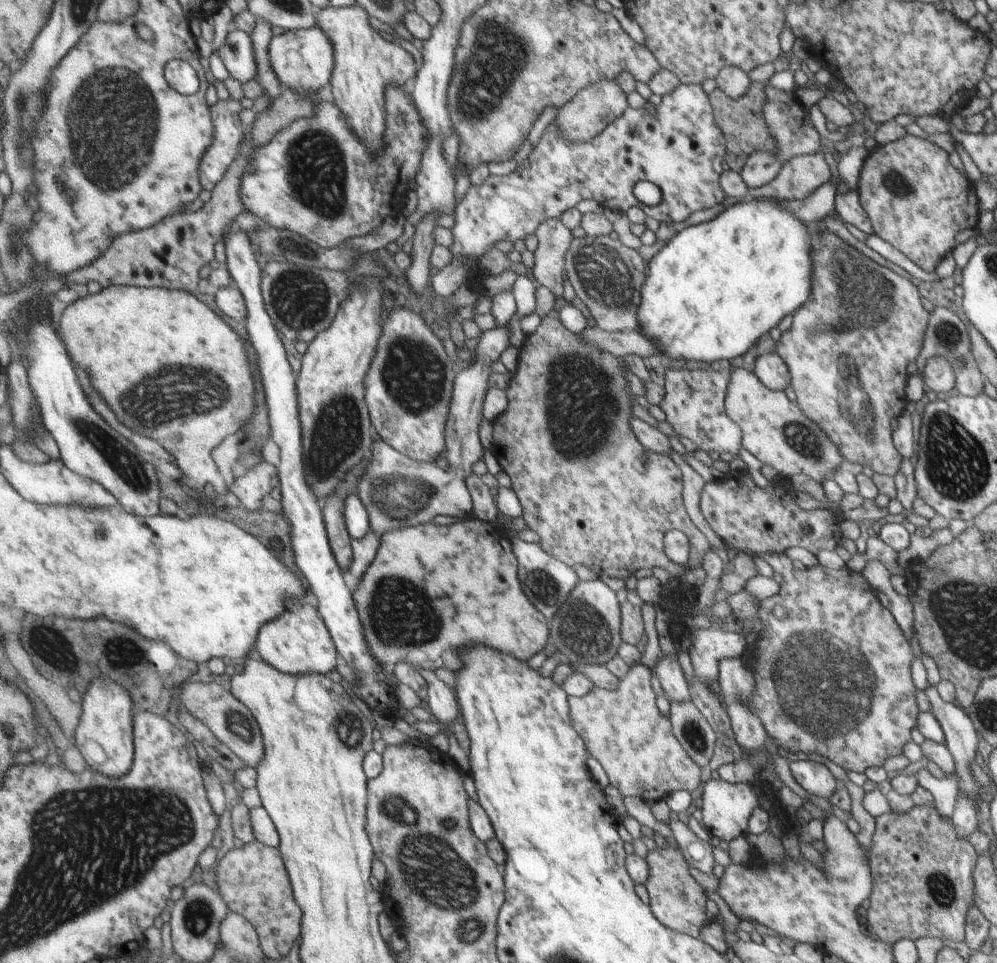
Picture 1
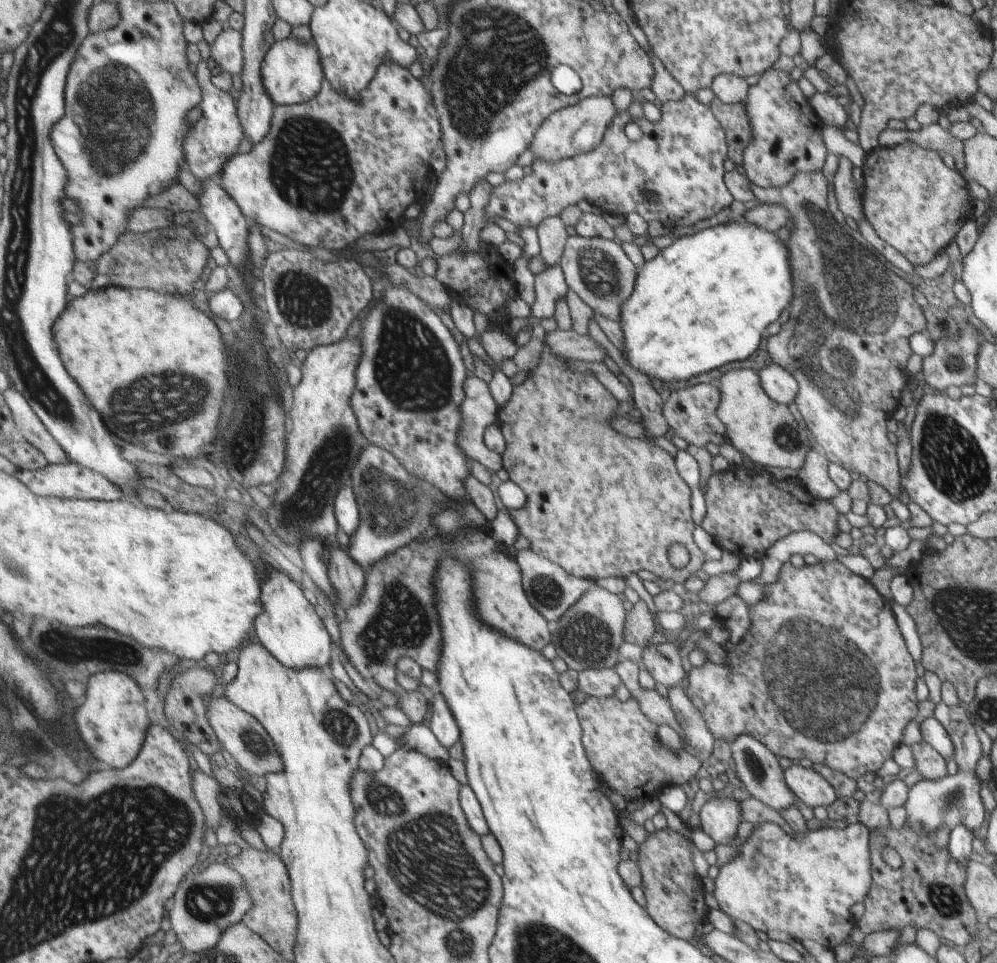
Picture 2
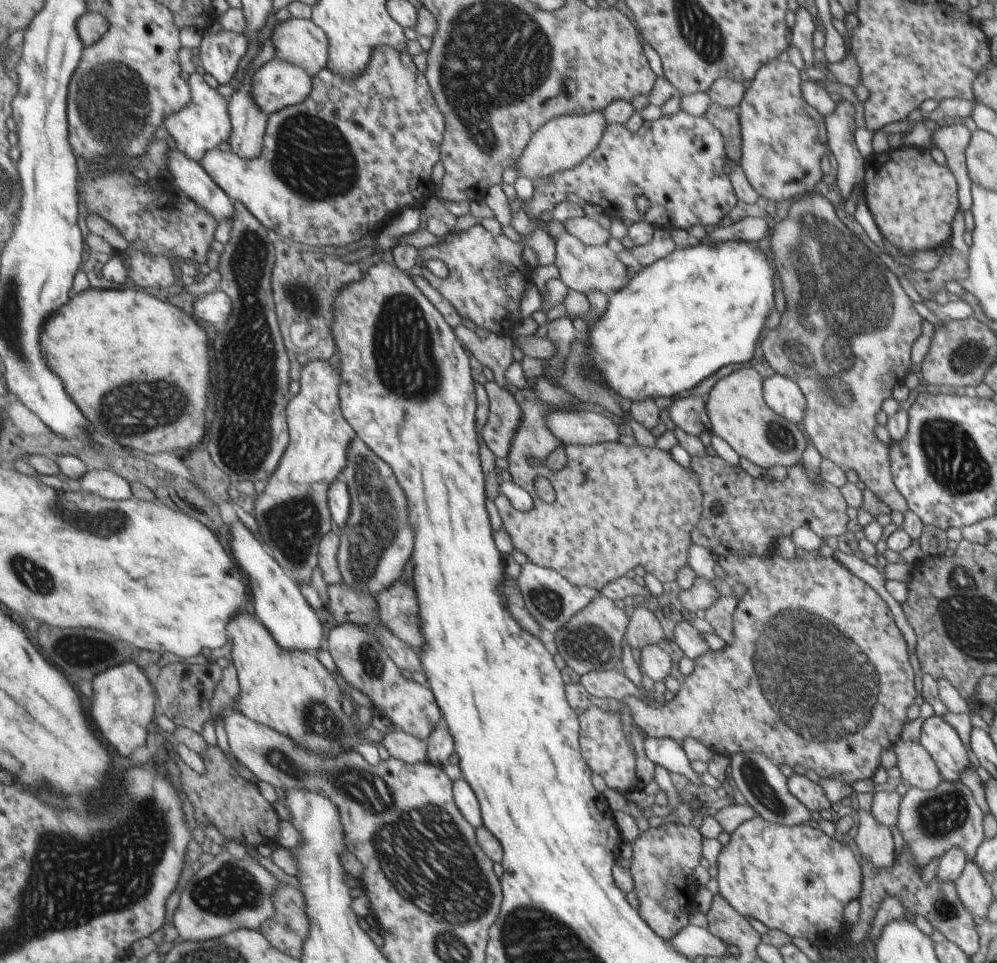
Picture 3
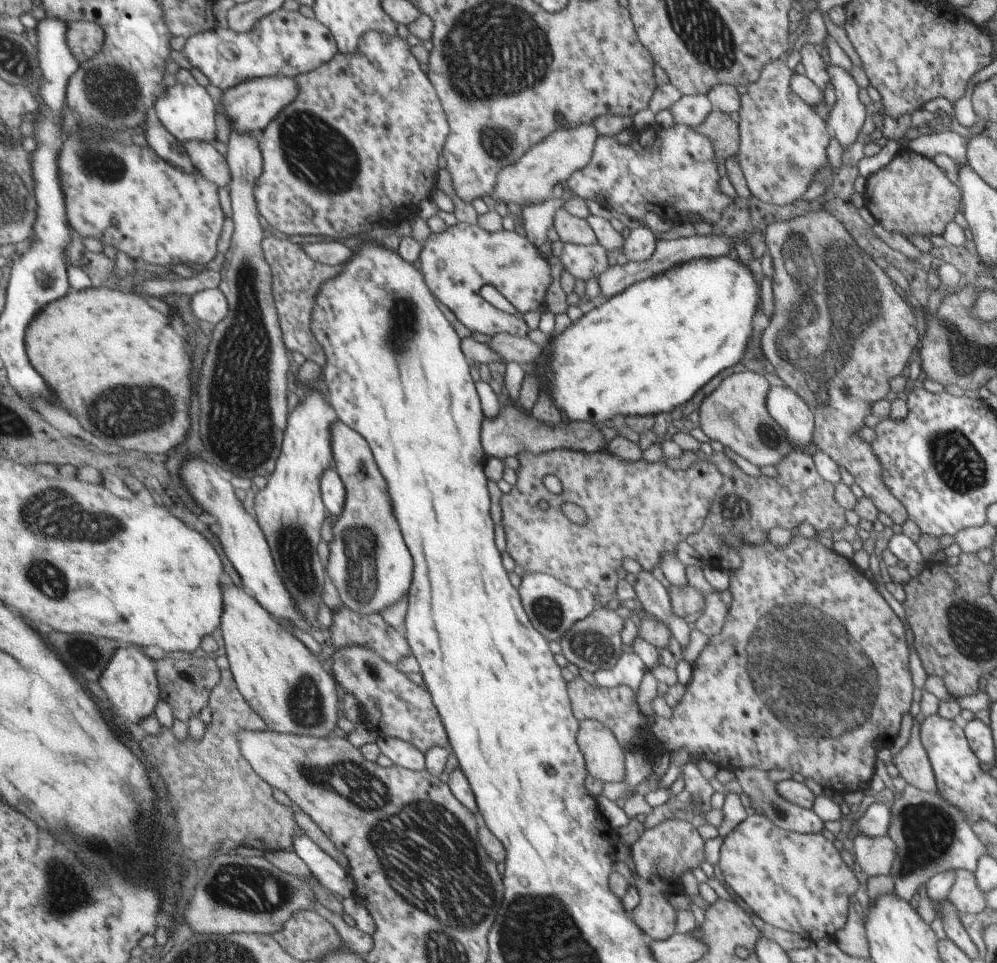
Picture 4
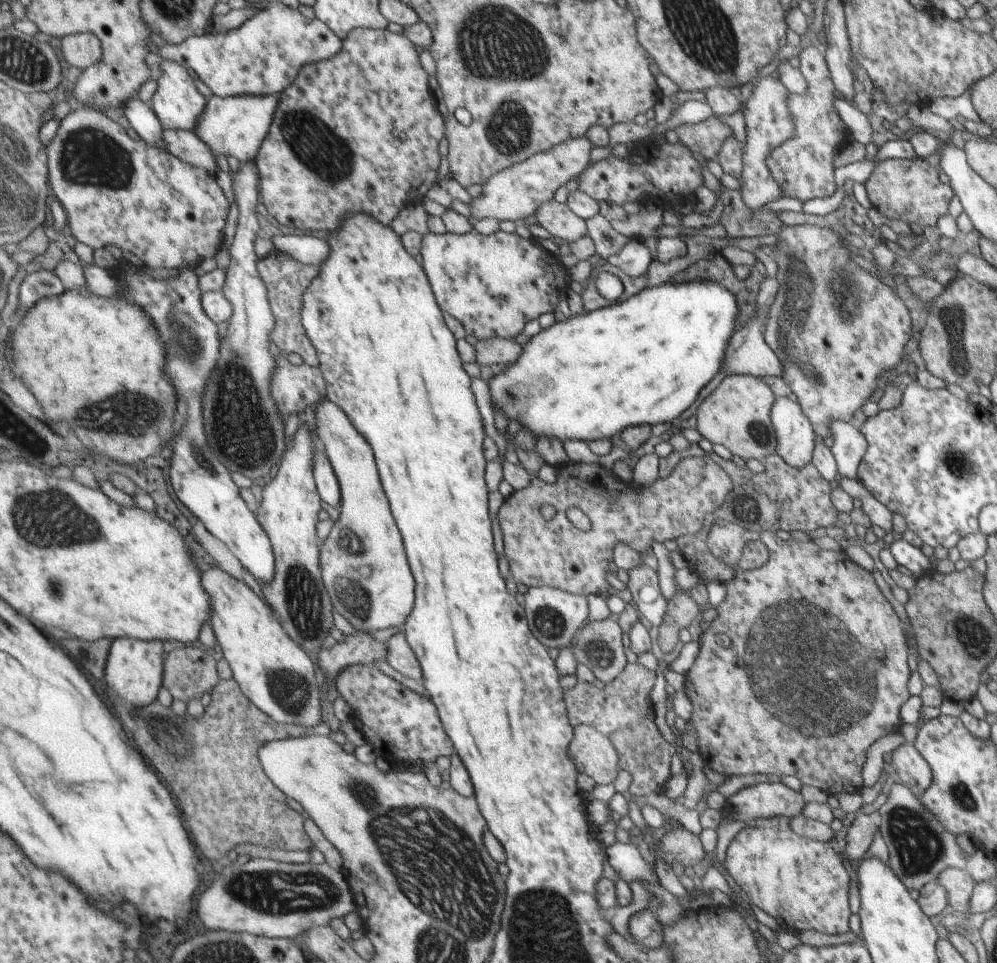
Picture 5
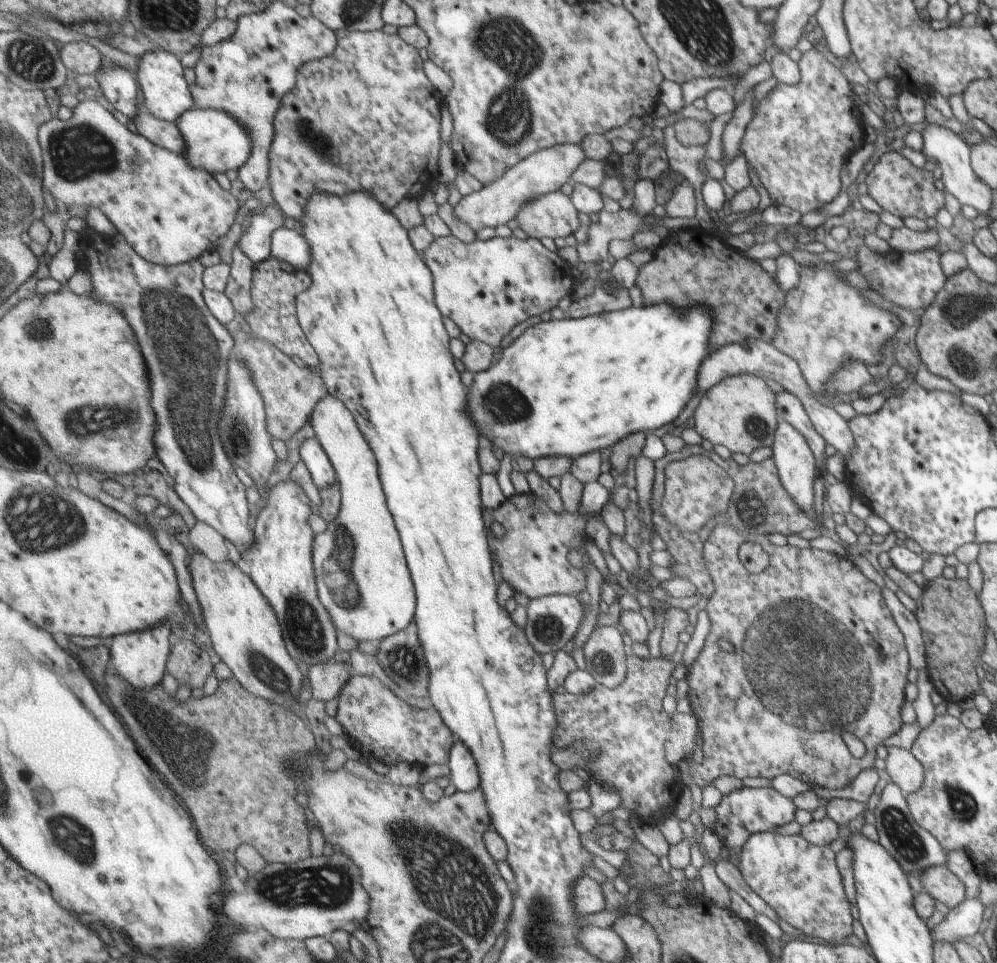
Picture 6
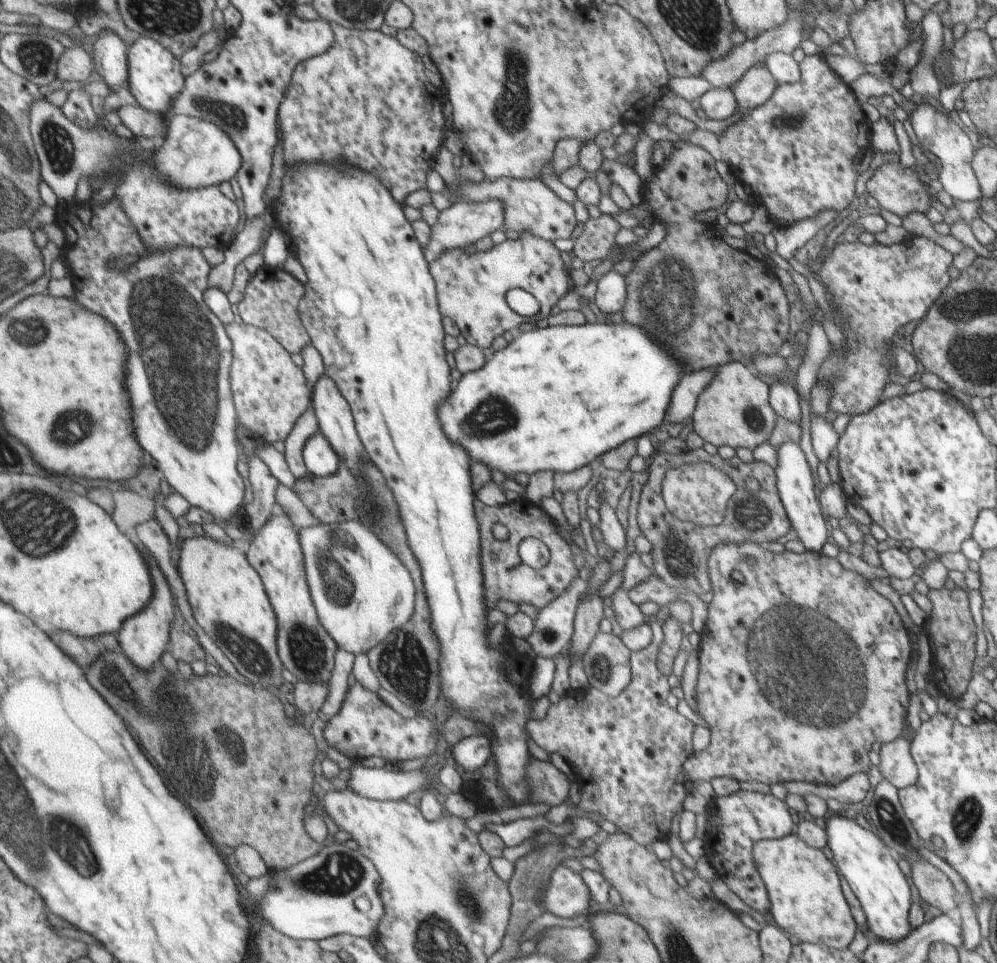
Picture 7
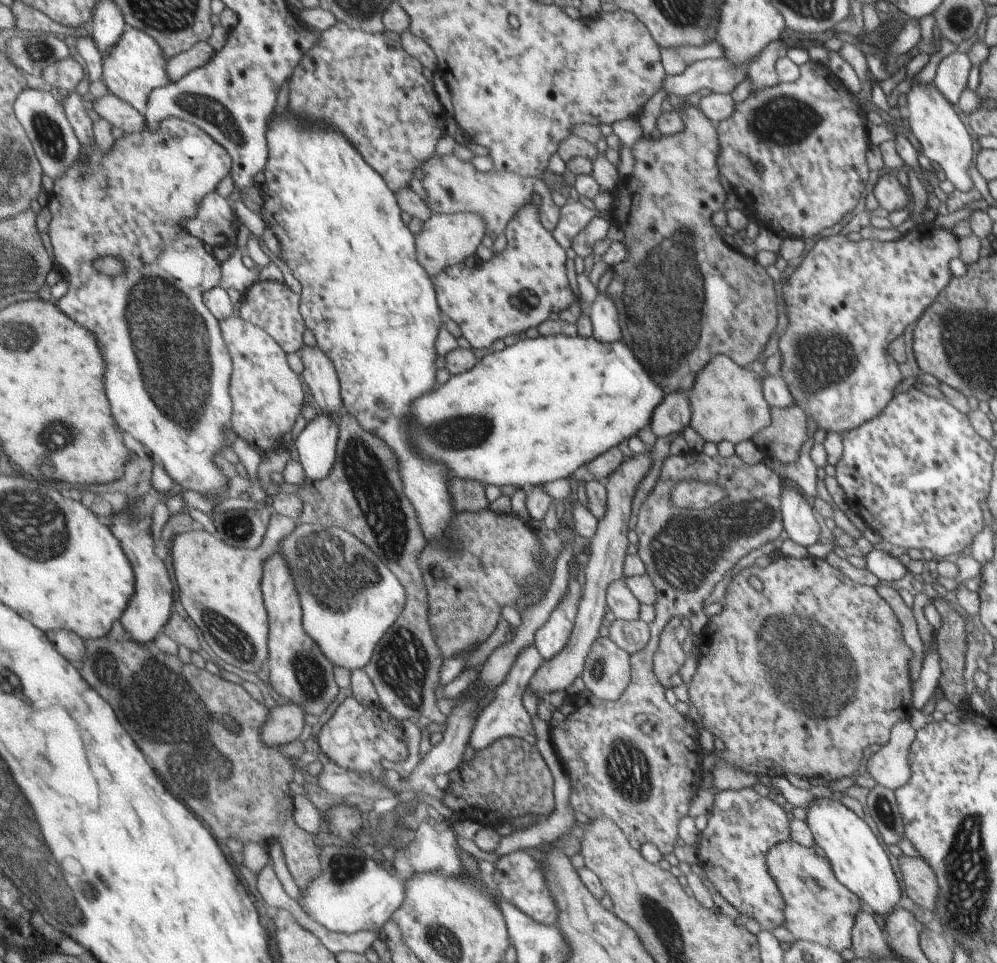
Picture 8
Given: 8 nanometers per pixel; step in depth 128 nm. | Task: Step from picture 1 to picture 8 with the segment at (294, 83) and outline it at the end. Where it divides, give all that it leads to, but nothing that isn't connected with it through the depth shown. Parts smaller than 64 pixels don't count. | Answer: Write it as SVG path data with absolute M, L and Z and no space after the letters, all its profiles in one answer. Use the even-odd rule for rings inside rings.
M169 117L163 120L160 127L156 129L149 127L147 122L147 127L139 135L137 135L137 132L124 133L122 137L113 140L112 147L106 153L95 143L90 152L90 160L85 158L85 151L80 151L80 156L62 177L53 181L54 187L48 196L47 207L52 214L48 227L53 245L52 255L54 255L56 266L64 273L70 286L67 294L61 300L54 301L66 315L69 315L77 323L87 326L87 328L93 328L93 332L97 332L97 337L101 340L100 350L104 353L105 360L109 364L109 376L105 376L105 384L107 384L105 390L109 392L109 400L113 400L113 416L115 416L121 430L127 431L133 438L142 443L145 449L154 457L154 460L157 460L169 476L173 478L173 482L178 482L182 489L193 490L201 494L211 494L211 496L217 494L220 498L224 498L226 497L227 476L213 464L213 456L219 454L219 450L225 448L225 442L223 442L225 434L221 432L221 426L229 427L229 424L231 424L233 402L231 402L231 396L229 396L229 382L231 382L231 372L233 372L234 364L228 344L224 339L223 330L220 327L220 320L209 310L204 301L204 295L212 288L219 286L222 279L222 269L217 258L207 252L204 241L186 231L184 224L198 215L203 199L208 194L214 193L217 190L217 184L227 174L231 174L232 156L221 143L217 142L201 127L177 117ZM105 256L119 258L125 266L125 274L108 276L97 272L93 268L93 264L95 264L97 258L105 258ZM143 276L161 276L167 282L165 280L149 280L149 278L143 280Z

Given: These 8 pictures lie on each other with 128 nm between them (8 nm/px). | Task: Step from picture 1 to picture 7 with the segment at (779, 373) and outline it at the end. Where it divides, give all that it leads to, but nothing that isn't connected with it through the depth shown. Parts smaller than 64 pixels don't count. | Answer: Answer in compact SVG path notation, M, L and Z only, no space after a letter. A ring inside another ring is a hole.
M784 442L776 448L777 455L777 488L780 492L780 500L790 528L795 532L797 539L801 541L806 551L819 553L821 546L826 542L827 530L824 517L815 499L814 485L811 481L811 472L805 461L799 445L794 442Z

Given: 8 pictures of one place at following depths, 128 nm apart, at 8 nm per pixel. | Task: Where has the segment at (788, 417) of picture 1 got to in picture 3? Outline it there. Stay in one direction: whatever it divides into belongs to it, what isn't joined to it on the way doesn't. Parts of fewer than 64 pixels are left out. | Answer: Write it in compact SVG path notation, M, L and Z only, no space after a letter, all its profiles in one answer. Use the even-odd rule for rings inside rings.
M739 369L717 380L707 400L707 416L711 434L719 436L738 454L761 466L791 466L799 462L807 446L797 425L777 416L761 400L761 378L755 369Z

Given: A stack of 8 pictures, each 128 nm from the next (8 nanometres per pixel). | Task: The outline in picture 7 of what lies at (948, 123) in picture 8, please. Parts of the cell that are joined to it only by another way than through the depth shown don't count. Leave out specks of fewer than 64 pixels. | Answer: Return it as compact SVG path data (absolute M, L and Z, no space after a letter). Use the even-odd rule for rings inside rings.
M917 99L908 120L917 142L931 158L937 157L939 159L941 170L935 178L938 178L941 188L952 199L973 201L973 198L979 198L979 186L977 186L977 180L975 180L973 170L969 166L971 156L973 156L973 148L971 148L967 134L948 117L942 108Z

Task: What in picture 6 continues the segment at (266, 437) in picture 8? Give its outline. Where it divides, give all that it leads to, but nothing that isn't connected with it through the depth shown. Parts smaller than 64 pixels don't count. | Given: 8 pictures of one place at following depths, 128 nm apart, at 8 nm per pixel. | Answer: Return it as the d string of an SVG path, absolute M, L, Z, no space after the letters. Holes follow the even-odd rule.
M239 326L232 332L236 340L236 347L232 352L233 358L248 365L252 370L253 380L264 398L268 414L268 431L273 440L282 440L288 443L305 424L312 418L315 407L327 395L328 386L319 370L297 366L288 353L284 353L273 341L265 340L254 333L245 332Z

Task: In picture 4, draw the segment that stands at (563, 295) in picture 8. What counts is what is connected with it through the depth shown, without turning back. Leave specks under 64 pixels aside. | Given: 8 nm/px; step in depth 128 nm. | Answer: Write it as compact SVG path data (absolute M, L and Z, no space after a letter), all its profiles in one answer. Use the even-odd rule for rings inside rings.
M459 221L446 227L443 232L430 232L421 245L418 258L421 272L424 272L425 284L433 296L436 296L443 306L447 306L467 330L471 333L480 332L485 336L497 333L526 336L527 328L523 319L495 310L479 296L479 288L483 284L493 286L519 314L539 310L545 296L545 288L551 284L551 274L547 258L541 258L537 254L528 237L502 228L487 232L477 225Z

